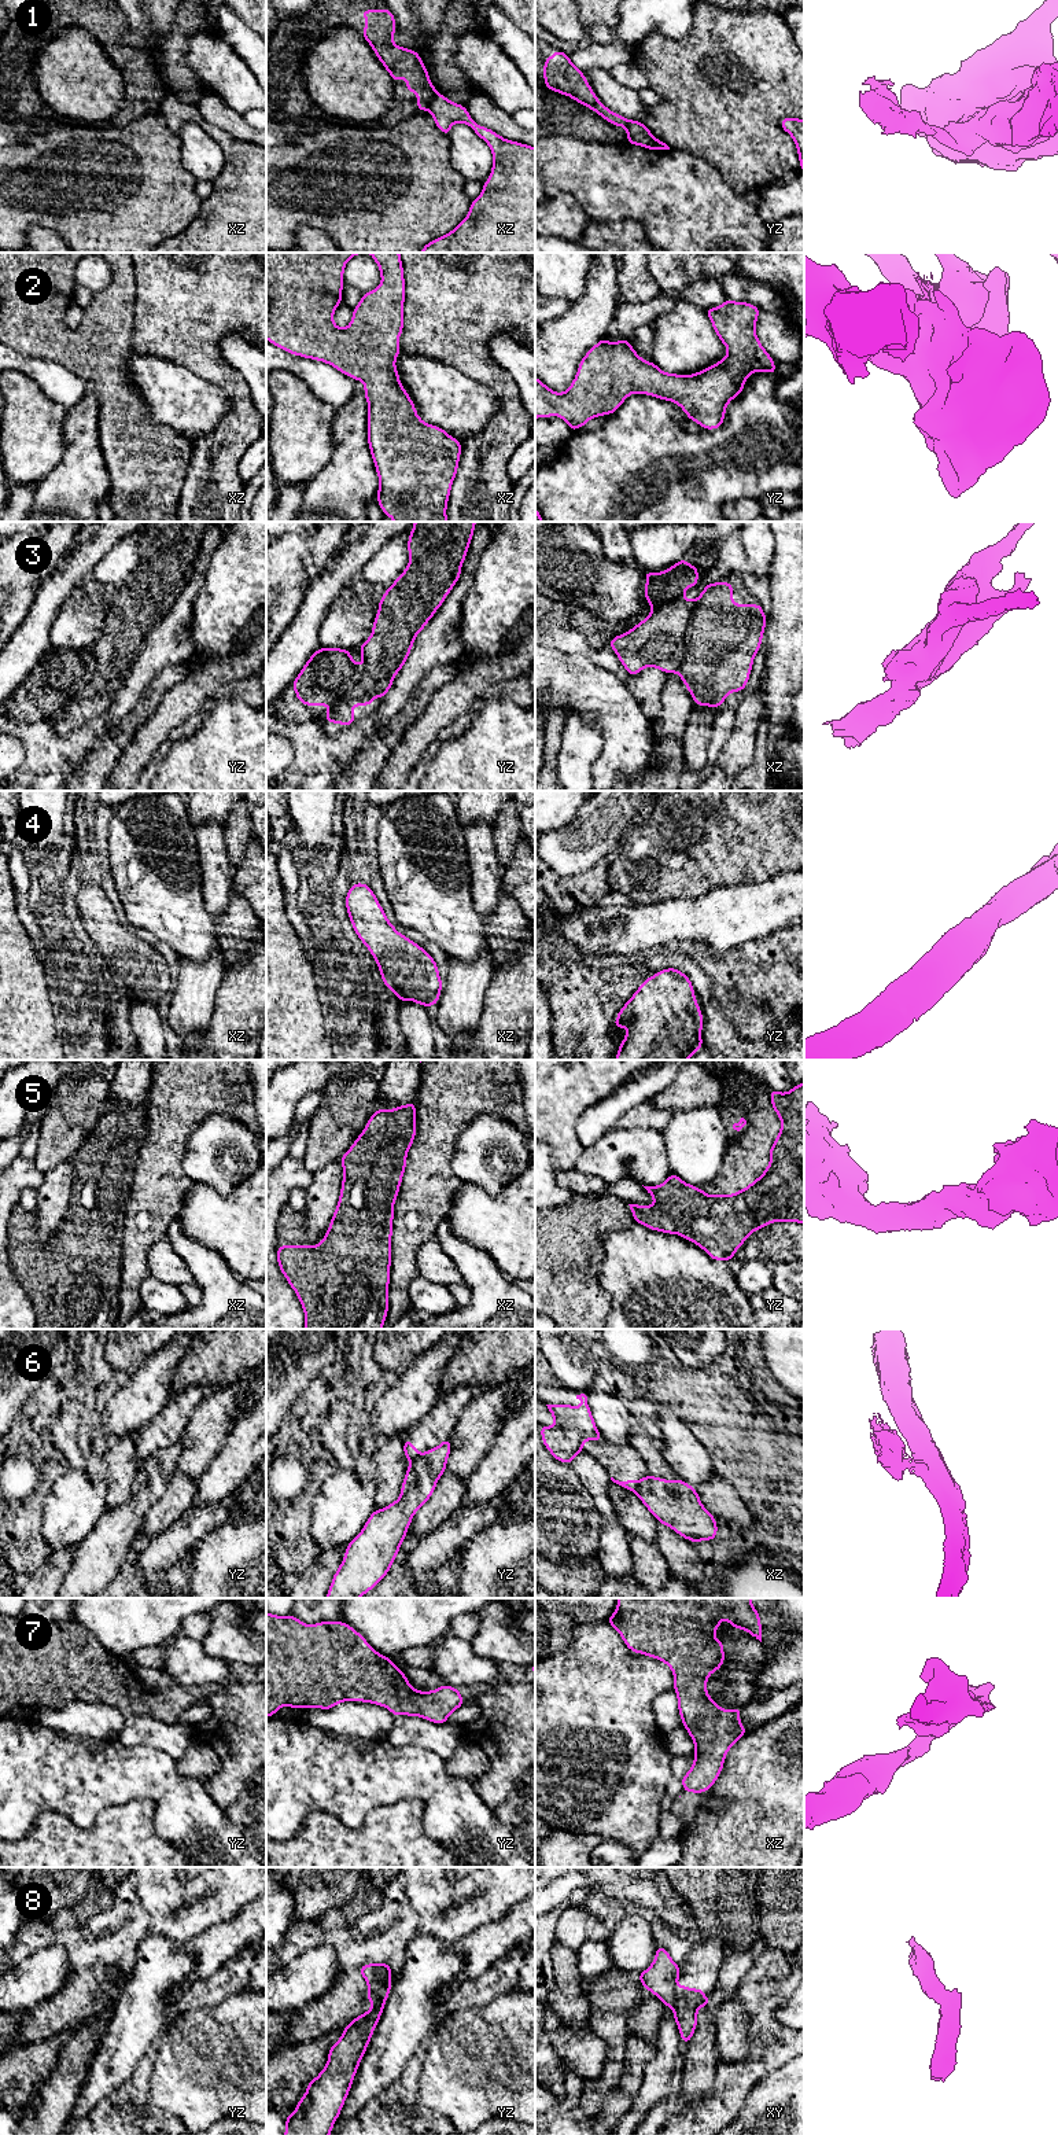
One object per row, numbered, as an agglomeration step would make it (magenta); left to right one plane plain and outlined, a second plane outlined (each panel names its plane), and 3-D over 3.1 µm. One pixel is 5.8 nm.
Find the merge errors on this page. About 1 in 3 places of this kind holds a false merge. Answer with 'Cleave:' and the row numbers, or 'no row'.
Cleave: 1, 6, 8

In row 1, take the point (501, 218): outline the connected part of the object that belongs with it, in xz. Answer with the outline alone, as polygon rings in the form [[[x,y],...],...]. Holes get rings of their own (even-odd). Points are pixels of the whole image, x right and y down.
[[[436,93],[427,107],[438,129],[449,136],[453,124],[467,124],[493,152],[493,169],[467,217],[447,235],[427,243],[420,253],[535,253],[535,147],[510,141],[478,125],[465,106]]]

